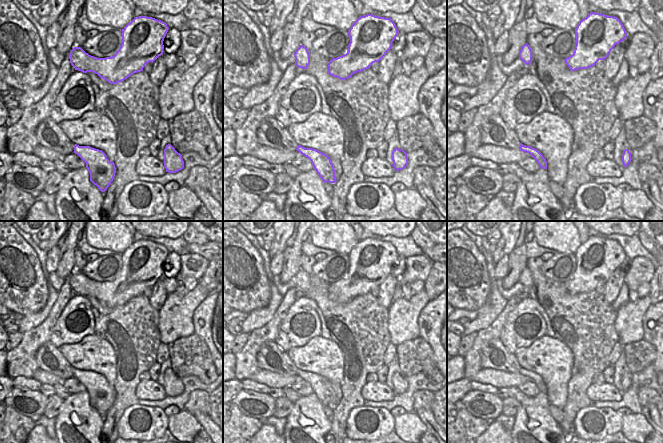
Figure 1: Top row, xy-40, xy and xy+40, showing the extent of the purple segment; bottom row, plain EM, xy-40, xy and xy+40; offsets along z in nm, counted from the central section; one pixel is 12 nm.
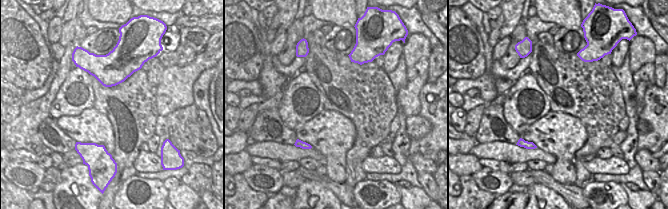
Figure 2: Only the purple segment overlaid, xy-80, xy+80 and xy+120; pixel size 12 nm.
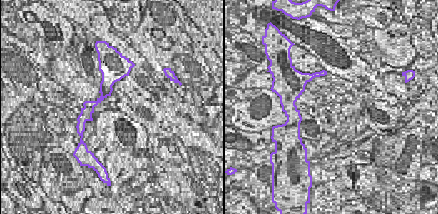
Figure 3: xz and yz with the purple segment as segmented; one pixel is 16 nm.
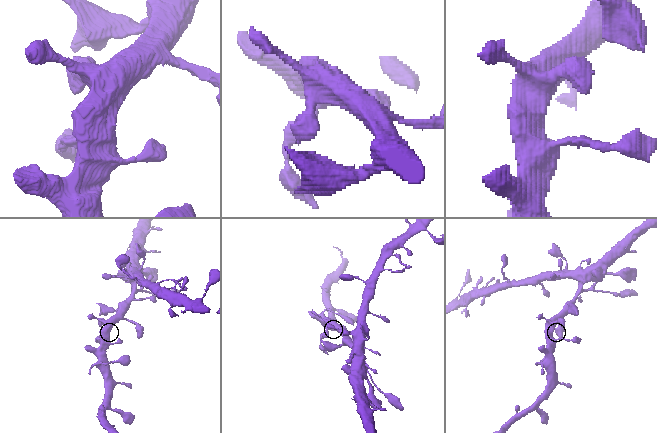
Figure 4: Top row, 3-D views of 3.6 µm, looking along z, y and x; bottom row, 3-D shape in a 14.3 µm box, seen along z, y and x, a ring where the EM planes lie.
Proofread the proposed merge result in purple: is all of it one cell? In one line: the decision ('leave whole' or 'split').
leave whole

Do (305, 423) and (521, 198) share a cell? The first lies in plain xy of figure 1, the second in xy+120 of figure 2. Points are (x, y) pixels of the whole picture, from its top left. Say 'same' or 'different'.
different

